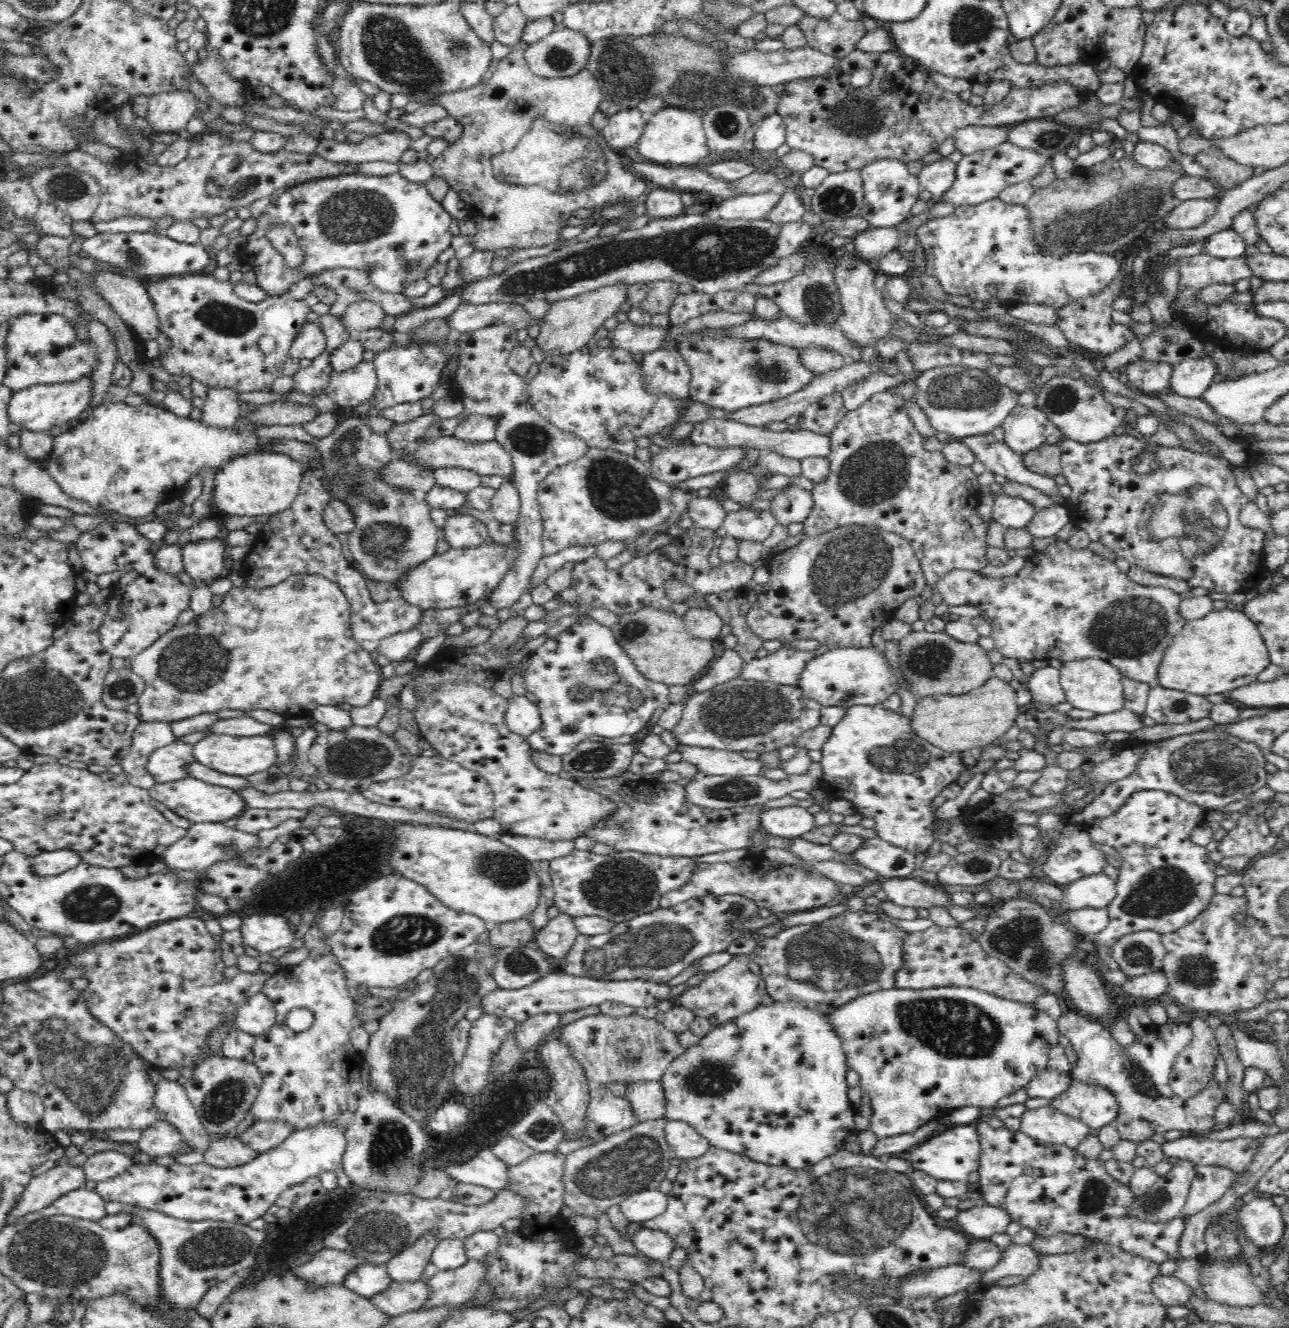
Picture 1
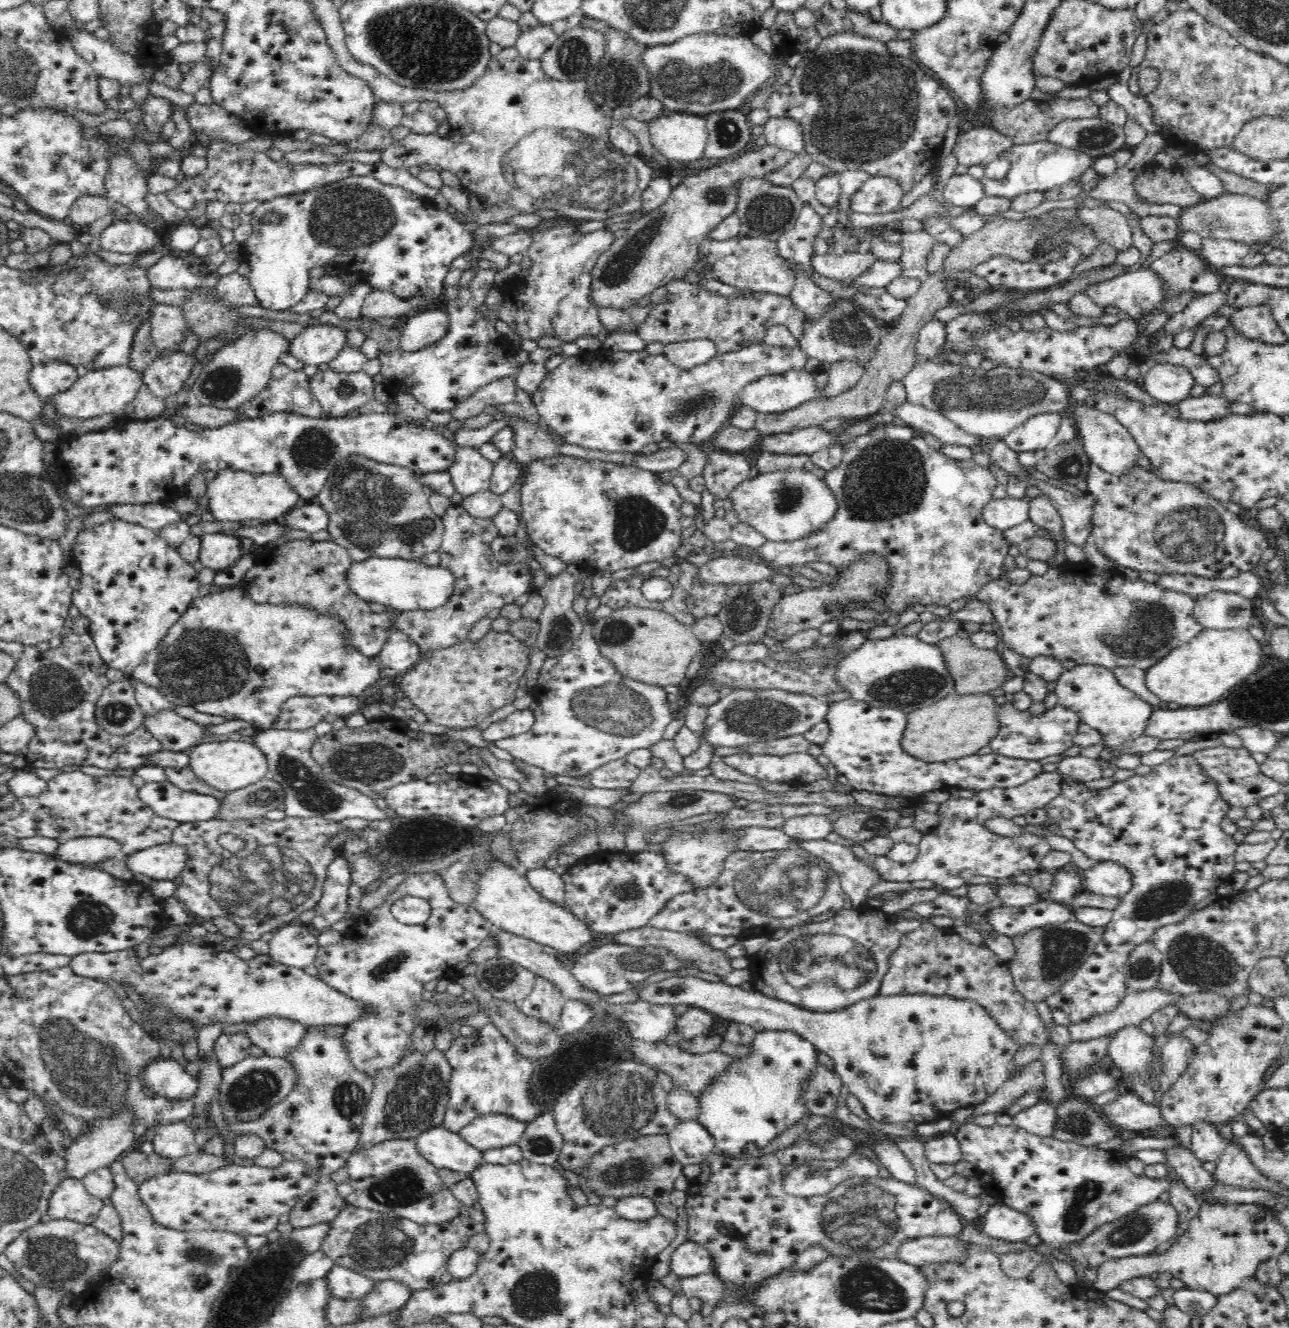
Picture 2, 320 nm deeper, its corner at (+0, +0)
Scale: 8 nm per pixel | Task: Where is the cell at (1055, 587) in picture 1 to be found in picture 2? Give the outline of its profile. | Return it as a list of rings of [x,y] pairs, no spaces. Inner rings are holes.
[[[1066,561],[1057,567],[1050,567],[1044,576],[1030,576],[1024,584],[1001,579],[990,580],[974,598],[984,602],[994,615],[1000,649],[1010,648],[1016,654],[1031,659],[1050,656],[1060,661],[1074,660],[1076,664],[1109,669],[1136,666],[1146,671],[1171,650],[1187,643],[1204,629],[1193,616],[1195,601],[1189,594],[1162,589],[1142,579],[1132,580],[1116,568],[1099,570],[1088,562]]]

